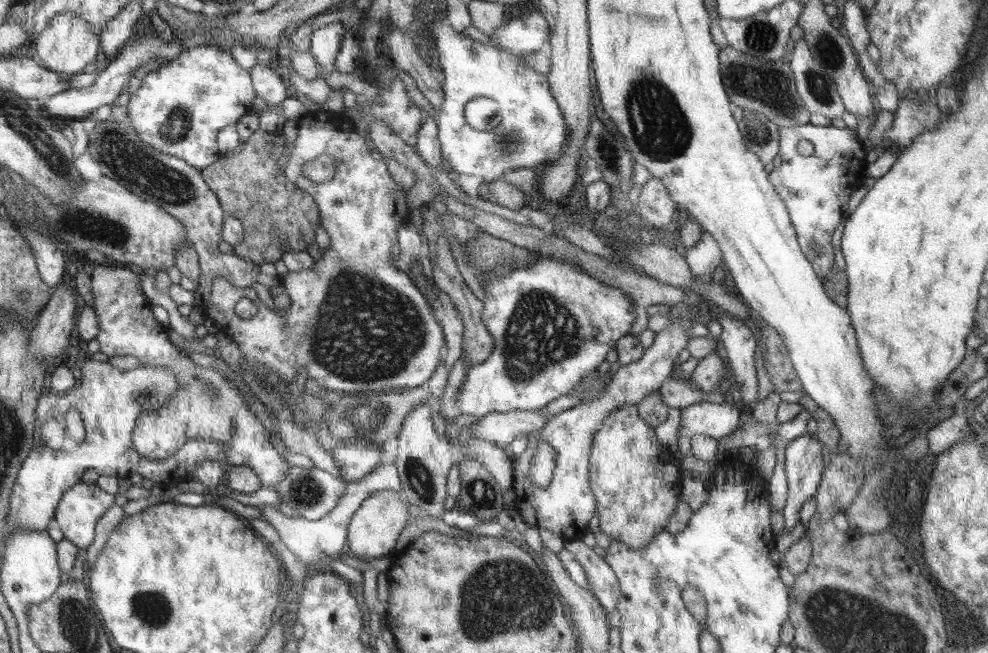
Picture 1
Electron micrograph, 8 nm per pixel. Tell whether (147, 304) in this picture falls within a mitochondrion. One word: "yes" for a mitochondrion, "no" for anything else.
no

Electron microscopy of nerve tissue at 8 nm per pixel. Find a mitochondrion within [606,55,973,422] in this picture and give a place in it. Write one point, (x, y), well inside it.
(661, 130)

